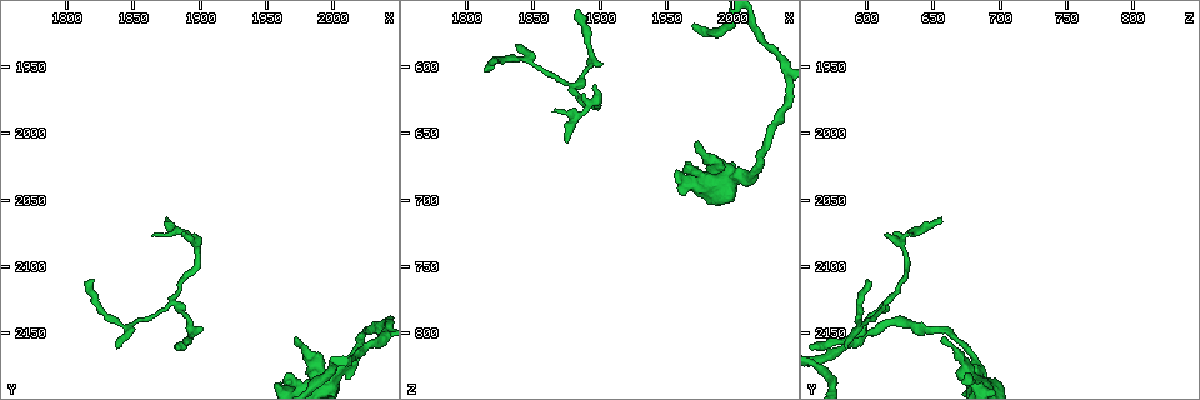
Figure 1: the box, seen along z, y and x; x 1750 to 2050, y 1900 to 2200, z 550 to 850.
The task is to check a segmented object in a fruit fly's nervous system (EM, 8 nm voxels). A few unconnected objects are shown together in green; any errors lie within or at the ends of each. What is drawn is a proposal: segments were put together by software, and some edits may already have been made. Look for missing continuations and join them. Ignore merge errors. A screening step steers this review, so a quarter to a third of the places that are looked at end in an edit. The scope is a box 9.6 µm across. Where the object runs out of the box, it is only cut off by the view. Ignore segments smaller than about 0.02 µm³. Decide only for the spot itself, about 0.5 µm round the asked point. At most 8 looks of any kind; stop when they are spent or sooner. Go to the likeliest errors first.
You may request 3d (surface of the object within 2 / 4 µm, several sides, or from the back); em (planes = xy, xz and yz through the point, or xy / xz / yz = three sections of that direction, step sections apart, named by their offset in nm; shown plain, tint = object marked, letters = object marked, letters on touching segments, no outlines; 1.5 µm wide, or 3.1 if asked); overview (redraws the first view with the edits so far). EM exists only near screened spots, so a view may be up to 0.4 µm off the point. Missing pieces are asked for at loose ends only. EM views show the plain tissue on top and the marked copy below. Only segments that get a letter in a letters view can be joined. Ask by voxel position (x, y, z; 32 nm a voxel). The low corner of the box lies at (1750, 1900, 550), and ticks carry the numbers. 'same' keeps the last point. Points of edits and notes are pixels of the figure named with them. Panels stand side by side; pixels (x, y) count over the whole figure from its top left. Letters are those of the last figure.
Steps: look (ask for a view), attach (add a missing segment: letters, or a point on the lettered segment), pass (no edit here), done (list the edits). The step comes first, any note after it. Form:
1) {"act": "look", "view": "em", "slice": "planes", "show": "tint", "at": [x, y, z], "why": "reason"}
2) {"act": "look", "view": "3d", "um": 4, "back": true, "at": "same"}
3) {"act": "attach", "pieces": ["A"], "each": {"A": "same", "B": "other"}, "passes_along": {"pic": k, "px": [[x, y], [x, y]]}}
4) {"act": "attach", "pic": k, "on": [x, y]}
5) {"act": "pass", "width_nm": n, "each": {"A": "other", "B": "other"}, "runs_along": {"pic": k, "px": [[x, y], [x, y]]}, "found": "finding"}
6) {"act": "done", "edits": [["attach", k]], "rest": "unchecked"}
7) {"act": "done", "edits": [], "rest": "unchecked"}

{"act": "look", "view": "em", "slice": "planes", "show": "tint", "at": [1876, 2064, 656], "why": "thin end"}

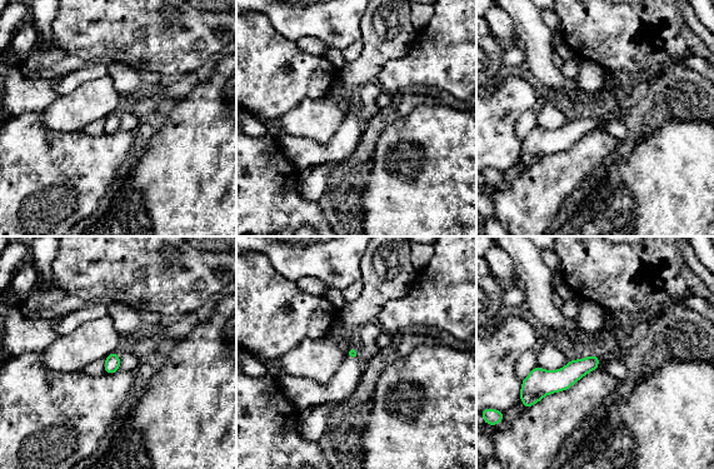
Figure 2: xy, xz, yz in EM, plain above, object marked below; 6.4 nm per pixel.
{"act": "look", "view": "em", "slice": "planes", "show": "letters", "at": "same", "why": "what lies round it"}

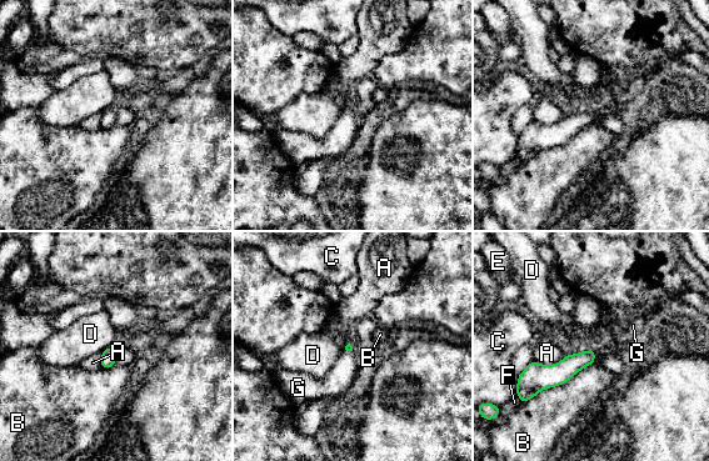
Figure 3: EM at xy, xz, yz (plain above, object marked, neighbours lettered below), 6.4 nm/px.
{"act": "attach", "pieces": ["G"], "each": {"A": "other", "B": "other", "C": "other", "D": "other", "E": "other", "F": "other", "G": "same"}, "found": "the neuron continues"}

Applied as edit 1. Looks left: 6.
{"act": "look", "view": "3d", "um": 2, "at": [1964, 2178, 676], "why": "branch stops here"}

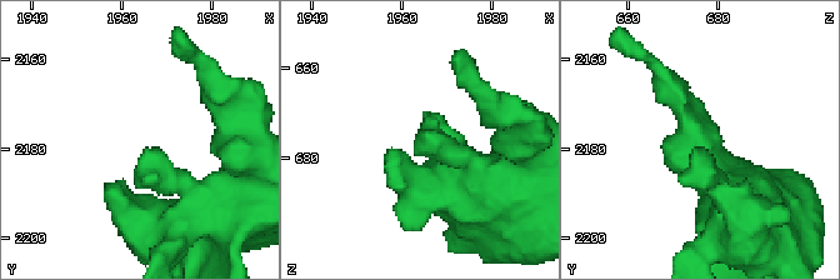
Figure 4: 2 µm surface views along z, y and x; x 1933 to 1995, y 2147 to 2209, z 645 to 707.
{"act": "look", "view": "em", "slice": "yz", "step": 4, "show": "letters", "at": [1966, 2180, 675]}

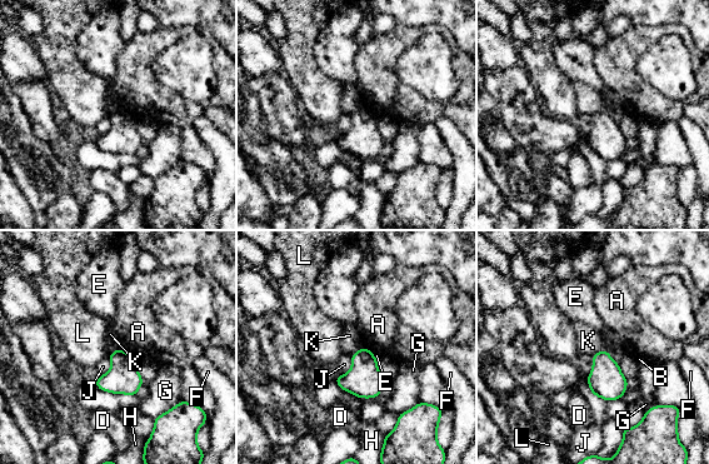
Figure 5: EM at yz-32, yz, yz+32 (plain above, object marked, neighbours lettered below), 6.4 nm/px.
{"act": "pass", "longest_contact_nm": ["J", 320], "each": {"A": "other", "B": "other", "D": "other", "E": "other", "F": "other", "G": "other", "H": "other", "J": "other", "K": "other", "L": "other"}, "border": {"pic": 5, "px": [[363, 347], [350, 354]]}, "found": "none of them fits"}

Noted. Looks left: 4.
{"act": "look", "view": "3d", "um": 2, "back": true, "at": [1836, 2162, 584], "why": "thin end"}

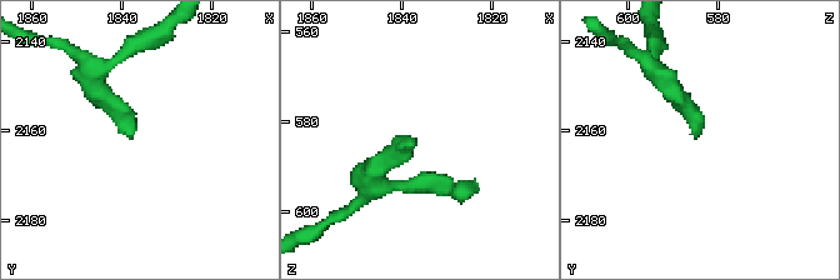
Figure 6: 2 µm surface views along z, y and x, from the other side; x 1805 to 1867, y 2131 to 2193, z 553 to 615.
{"act": "look", "view": "em", "slice": "xy", "step": 4, "show": "letters", "at": [1838, 2161, 585], "why": "shape alone is not enough"}

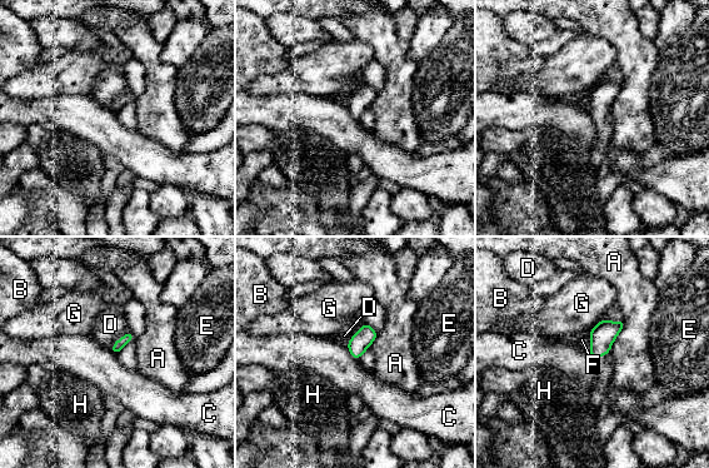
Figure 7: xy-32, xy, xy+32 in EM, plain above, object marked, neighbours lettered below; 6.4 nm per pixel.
{"act": "pass", "each": {"A": "other", "B": "other", "C": "other", "D": "other", "E": "other", "F": "other", "G": "other", "H": "other"}, "border": {"pic": 7, "px": [[345, 344], [349, 353], [357, 361]]}, "found": "no lettered segment goes on from it"}

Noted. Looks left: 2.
{"act": "done", "edits": [["attach", 3]], "rest": "unchecked"}

